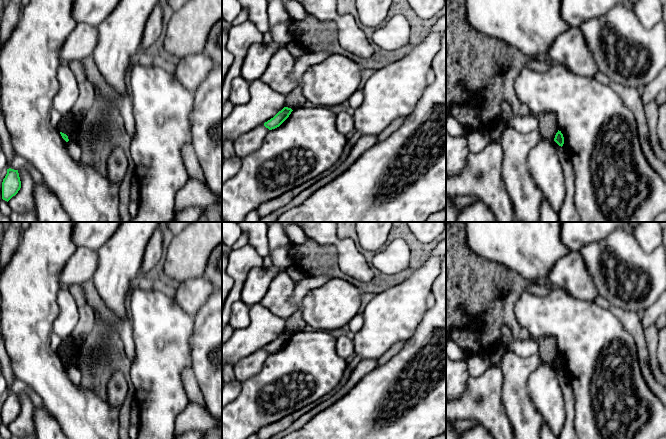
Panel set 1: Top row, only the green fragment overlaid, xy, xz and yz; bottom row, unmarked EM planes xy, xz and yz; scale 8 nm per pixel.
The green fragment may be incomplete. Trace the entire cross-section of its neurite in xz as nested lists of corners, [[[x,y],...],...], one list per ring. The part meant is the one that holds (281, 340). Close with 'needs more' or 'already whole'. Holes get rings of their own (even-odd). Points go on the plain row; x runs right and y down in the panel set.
[[[284,331],[273,342],[264,347],[264,350],[269,354],[279,351],[291,338],[293,334],[288,331]]]; already whole

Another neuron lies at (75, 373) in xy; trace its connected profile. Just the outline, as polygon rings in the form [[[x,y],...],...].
[[[76,363],[69,364],[67,366],[67,369],[68,369],[68,376],[70,381],[74,385],[80,385],[83,379],[82,369]]]

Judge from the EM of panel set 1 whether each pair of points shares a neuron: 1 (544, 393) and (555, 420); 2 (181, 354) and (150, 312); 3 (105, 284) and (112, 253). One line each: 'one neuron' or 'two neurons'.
1: one neuron
2: one neuron
3: one neuron

